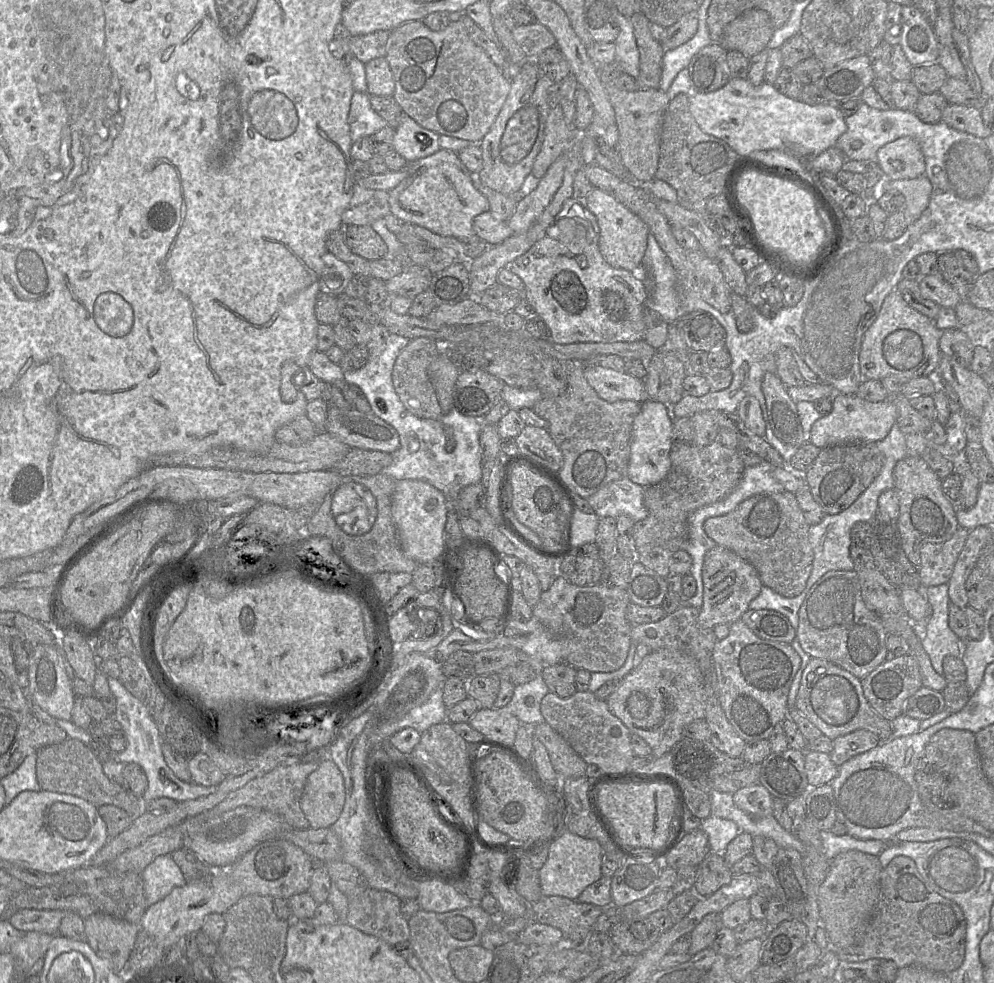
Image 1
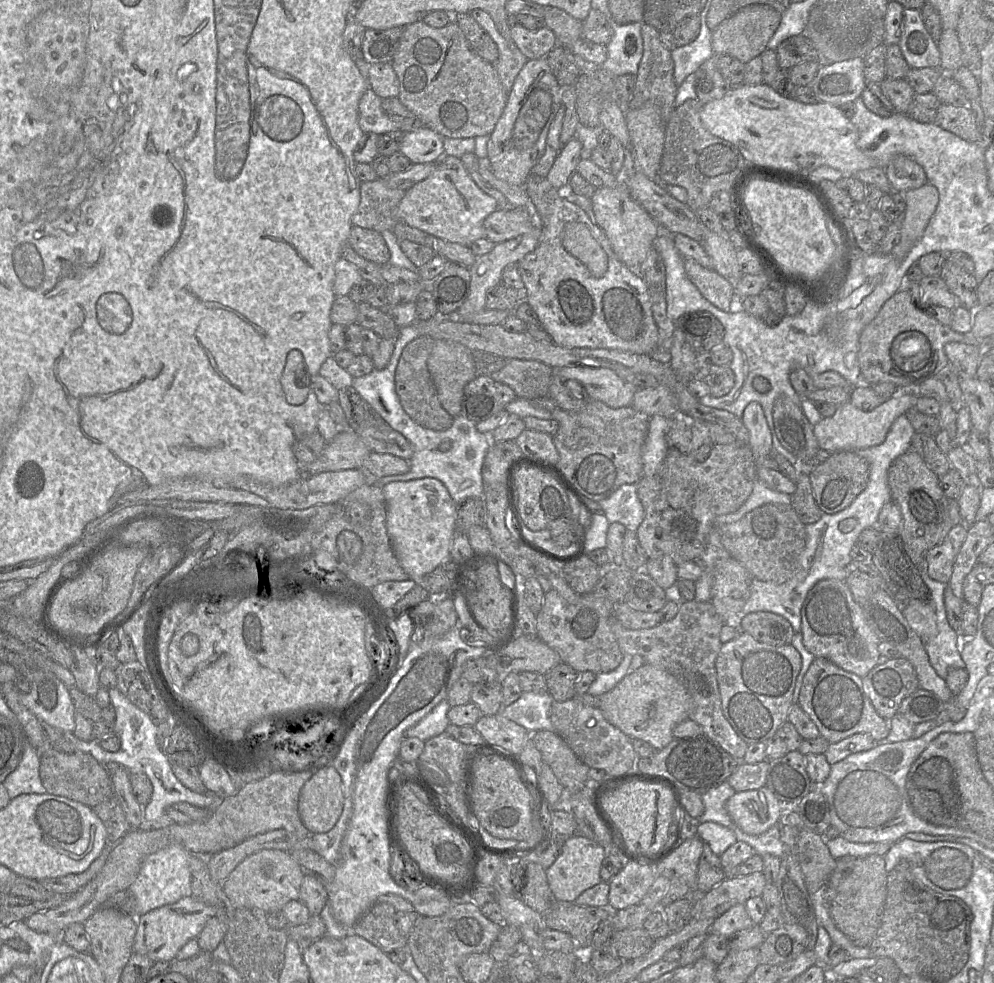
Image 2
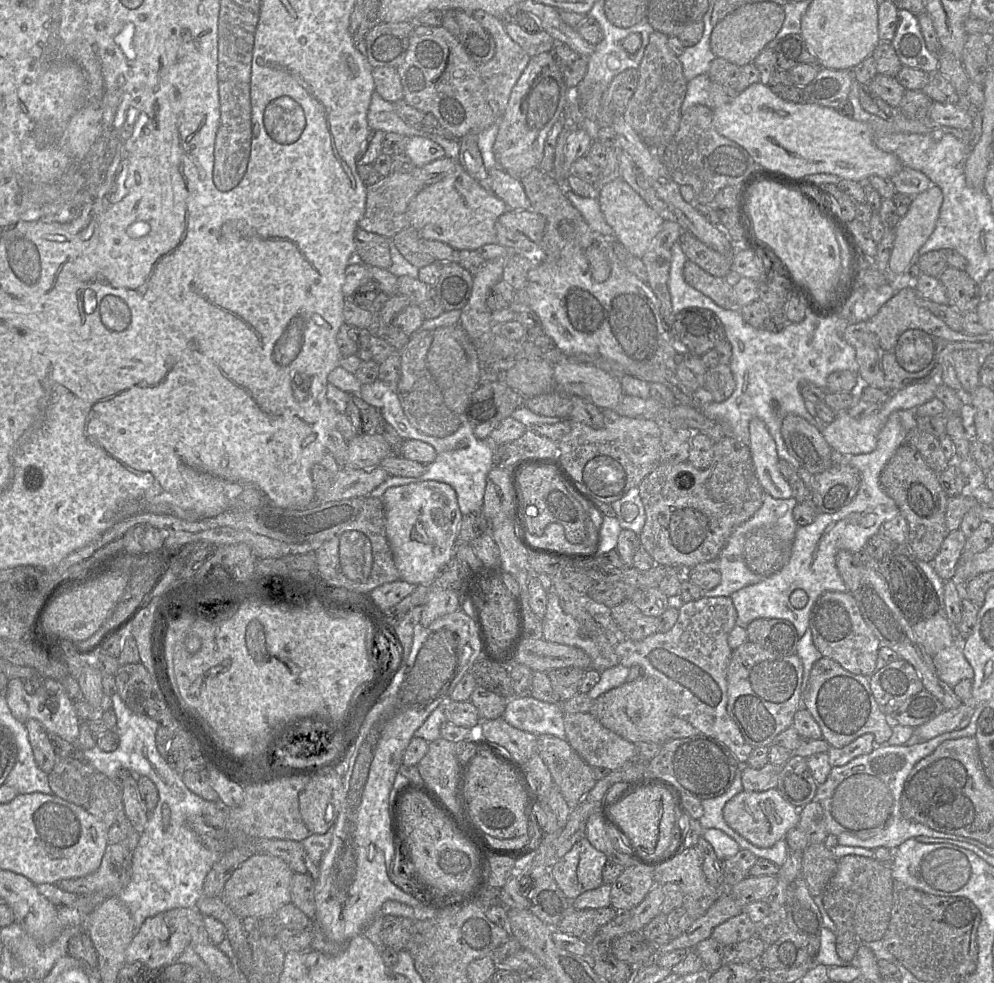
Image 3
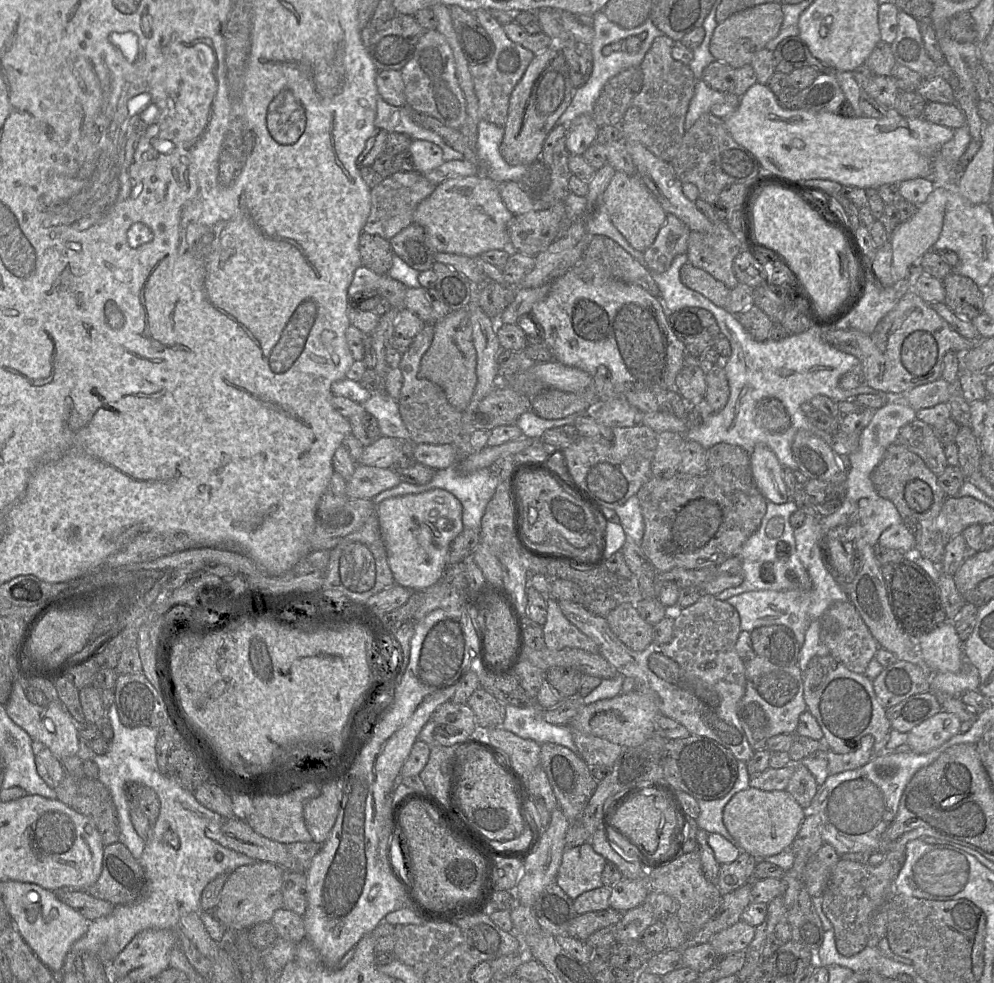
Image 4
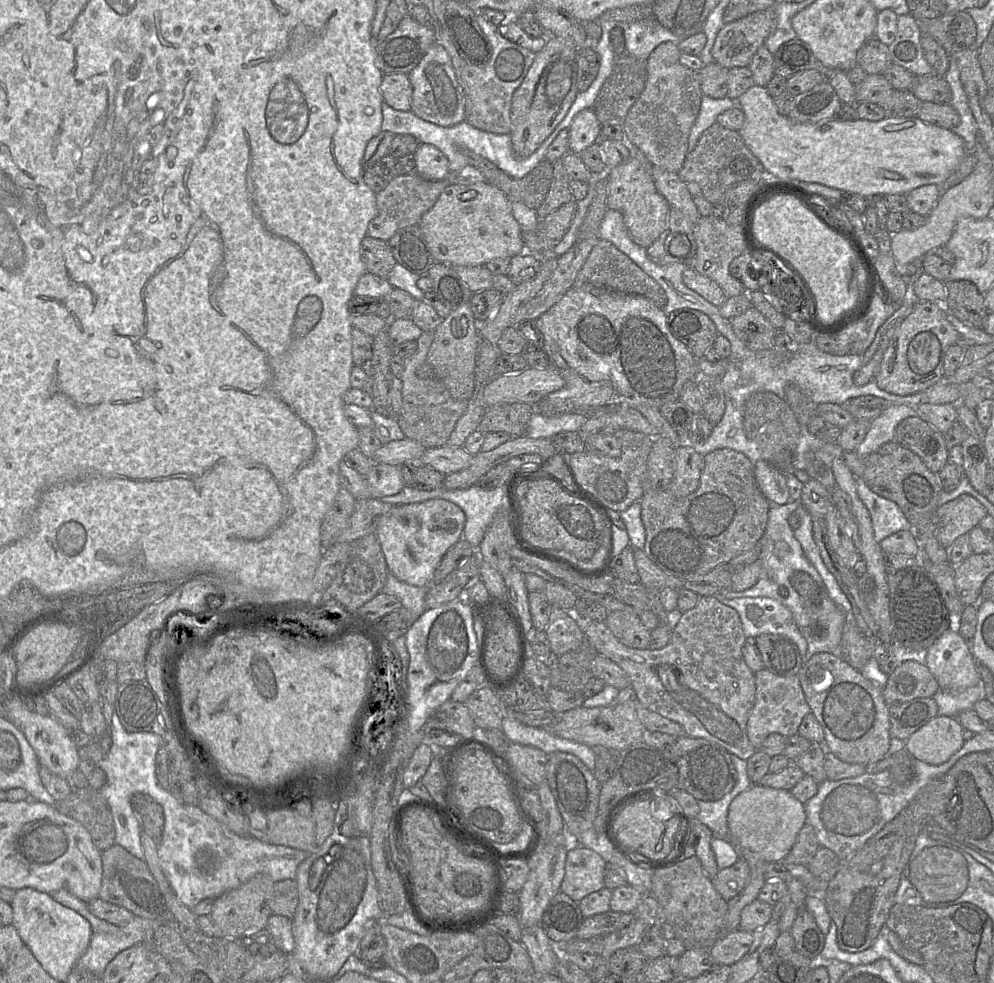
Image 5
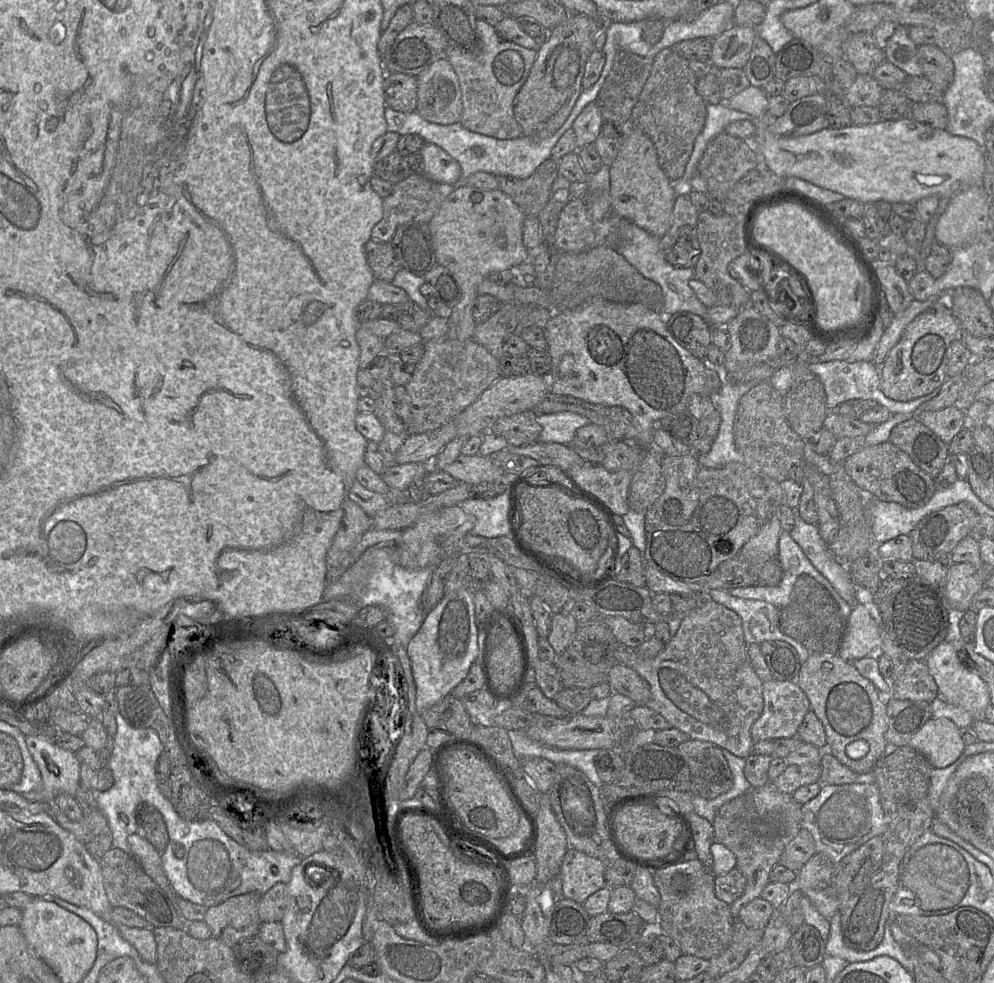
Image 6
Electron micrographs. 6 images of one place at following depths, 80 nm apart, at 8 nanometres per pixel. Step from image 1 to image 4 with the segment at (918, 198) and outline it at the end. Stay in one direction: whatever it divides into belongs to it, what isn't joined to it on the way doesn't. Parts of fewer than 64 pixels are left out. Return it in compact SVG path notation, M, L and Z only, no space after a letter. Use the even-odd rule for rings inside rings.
M935 187L926 201L917 207L915 215L907 222L900 223L897 229L891 233L892 276L895 282L903 281L909 266L932 250L941 234L947 202L948 191L942 187Z

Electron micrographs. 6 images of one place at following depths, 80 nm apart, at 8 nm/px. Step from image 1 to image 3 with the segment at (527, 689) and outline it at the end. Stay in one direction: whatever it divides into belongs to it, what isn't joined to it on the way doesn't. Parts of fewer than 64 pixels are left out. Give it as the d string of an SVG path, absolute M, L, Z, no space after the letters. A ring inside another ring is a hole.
M534 697L507 698L503 718L513 727L535 735L551 734L566 739L563 702L544 702Z

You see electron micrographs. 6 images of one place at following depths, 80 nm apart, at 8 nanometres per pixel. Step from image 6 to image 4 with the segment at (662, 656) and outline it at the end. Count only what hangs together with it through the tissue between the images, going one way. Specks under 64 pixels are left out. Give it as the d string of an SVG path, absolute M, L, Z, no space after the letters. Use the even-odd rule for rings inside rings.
M702 594L696 603L681 609L679 615L674 620L672 639L669 643L659 645L652 642L643 651L634 651L629 647L627 647L611 630L605 617L590 613L587 609L585 609L585 607L581 603L574 603L568 600L559 600L558 604L565 617L570 622L572 622L581 632L583 632L586 636L588 636L591 640L593 640L597 644L599 649L599 654L601 654L611 665L613 665L619 674L622 674L624 677L632 677L636 681L636 689L638 691L641 691L645 695L651 697L651 699L656 704L659 713L681 723L683 726L685 726L688 729L691 735L706 737L724 746L725 748L731 751L731 753L737 760L747 762L752 758L755 751L753 750L753 748L750 746L750 743L748 742L748 739L741 726L737 714L738 704L742 699L742 697L744 696L746 690L745 662L738 655L736 651L736 642L740 632L742 631L741 621L740 621L739 613L736 610L736 608L734 608L726 600L719 600L715 597L715 595L712 594Z

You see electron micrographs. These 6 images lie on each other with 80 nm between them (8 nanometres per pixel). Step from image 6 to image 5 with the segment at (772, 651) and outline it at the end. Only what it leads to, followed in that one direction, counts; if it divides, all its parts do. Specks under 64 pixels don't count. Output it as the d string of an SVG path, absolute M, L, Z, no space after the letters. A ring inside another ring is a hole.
M761 634L755 638L764 667L779 676L797 675L802 656L796 643L778 634Z

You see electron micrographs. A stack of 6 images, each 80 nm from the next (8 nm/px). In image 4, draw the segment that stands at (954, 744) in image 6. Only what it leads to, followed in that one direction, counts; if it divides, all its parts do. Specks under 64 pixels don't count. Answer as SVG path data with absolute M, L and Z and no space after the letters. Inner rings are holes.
M941 711L911 729L906 743L916 754L928 753L960 733L961 723L954 714Z

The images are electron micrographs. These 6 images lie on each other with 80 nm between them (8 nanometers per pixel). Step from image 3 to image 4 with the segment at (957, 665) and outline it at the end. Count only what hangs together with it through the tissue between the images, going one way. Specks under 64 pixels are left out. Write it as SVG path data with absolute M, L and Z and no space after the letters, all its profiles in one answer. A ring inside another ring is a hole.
M965 657L959 672L935 672L931 678L932 692L941 692L958 698L966 691L978 691L978 687L978 670Z

